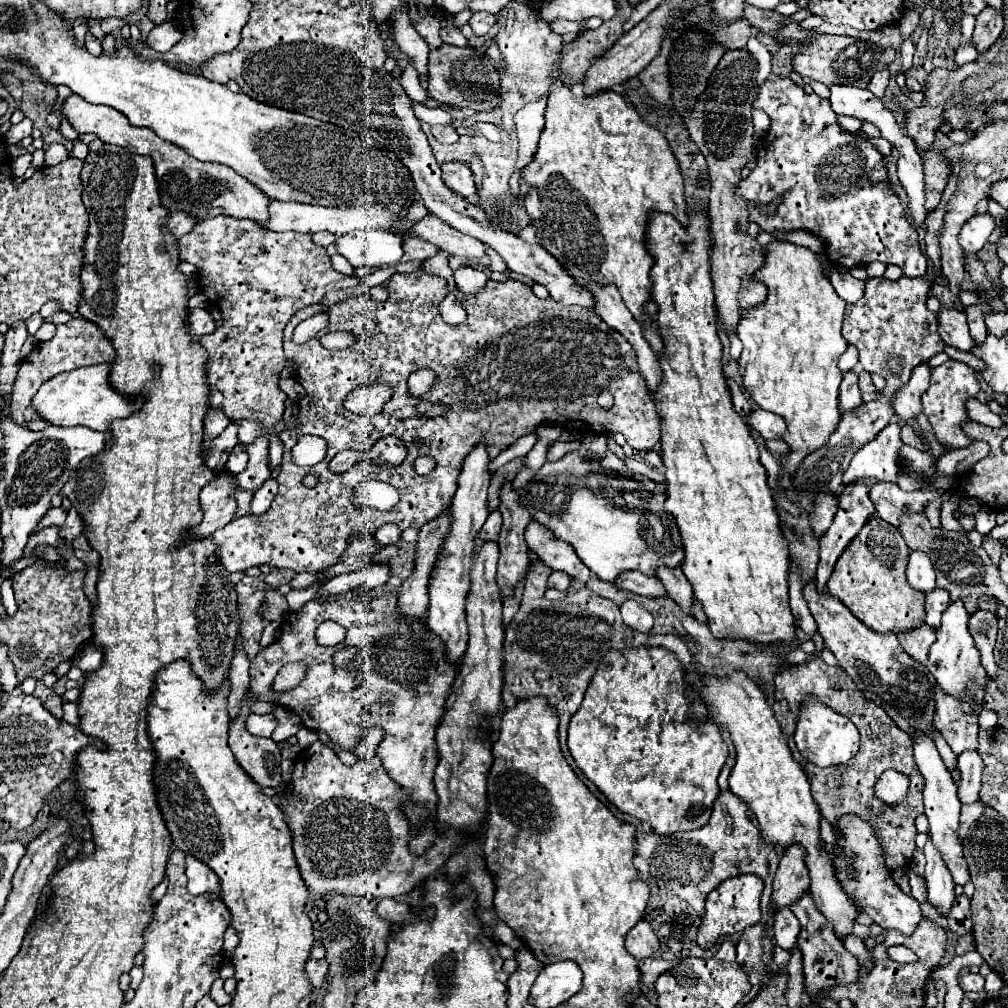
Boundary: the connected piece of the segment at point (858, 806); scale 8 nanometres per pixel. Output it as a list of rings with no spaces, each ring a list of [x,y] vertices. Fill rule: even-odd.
[[[816,653],[812,655],[812,661],[808,665],[798,665],[790,667],[790,671],[782,671],[776,675],[776,689],[774,689],[774,717],[780,723],[782,733],[786,735],[786,741],[792,749],[792,755],[798,759],[802,765],[804,773],[810,779],[812,785],[812,797],[820,807],[822,817],[838,831],[838,821],[844,815],[858,815],[862,821],[866,821],[876,839],[882,845],[884,853],[884,865],[888,871],[904,869],[912,863],[912,855],[916,849],[916,817],[924,813],[924,803],[922,803],[922,789],[924,789],[924,777],[916,769],[914,757],[912,757],[912,737],[906,735],[904,731],[896,729],[894,721],[874,703],[864,697],[856,689],[856,685],[850,681],[848,673],[844,673],[842,667],[830,667],[826,665]],[[808,695],[813,695],[836,713],[844,713],[860,731],[860,751],[844,765],[836,767],[826,767],[820,769],[812,765],[806,759],[798,759],[798,749],[794,745],[794,729],[798,721],[798,712],[800,705],[805,701]],[[888,771],[900,771],[910,779],[910,789],[908,795],[902,803],[898,805],[888,805],[882,803],[878,797],[874,797],[874,785],[878,777]]]

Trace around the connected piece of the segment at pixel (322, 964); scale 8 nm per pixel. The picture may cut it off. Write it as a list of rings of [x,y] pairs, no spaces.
[[[310,959],[308,963],[306,963],[306,973],[308,973],[308,979],[310,979],[310,983],[318,989],[322,983],[324,983],[324,979],[326,979],[326,973],[328,973],[328,961],[326,959]]]

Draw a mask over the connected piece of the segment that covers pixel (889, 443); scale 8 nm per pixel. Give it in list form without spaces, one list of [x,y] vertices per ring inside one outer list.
[[[888,425],[876,441],[870,441],[870,445],[864,445],[852,457],[844,481],[876,479],[878,483],[898,483],[898,471],[902,467],[898,453],[902,445],[902,425]]]

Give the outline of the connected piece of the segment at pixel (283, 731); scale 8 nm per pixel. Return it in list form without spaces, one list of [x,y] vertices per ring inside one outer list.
[[[276,707],[274,711],[276,711],[276,713],[272,713],[272,715],[274,715],[276,721],[278,721],[278,729],[274,731],[272,739],[274,739],[276,743],[282,743],[282,741],[286,741],[288,737],[292,737],[292,735],[296,735],[296,733],[300,731],[302,721],[300,721],[300,717],[298,717],[294,711],[290,711],[290,709],[286,709],[286,707]]]

